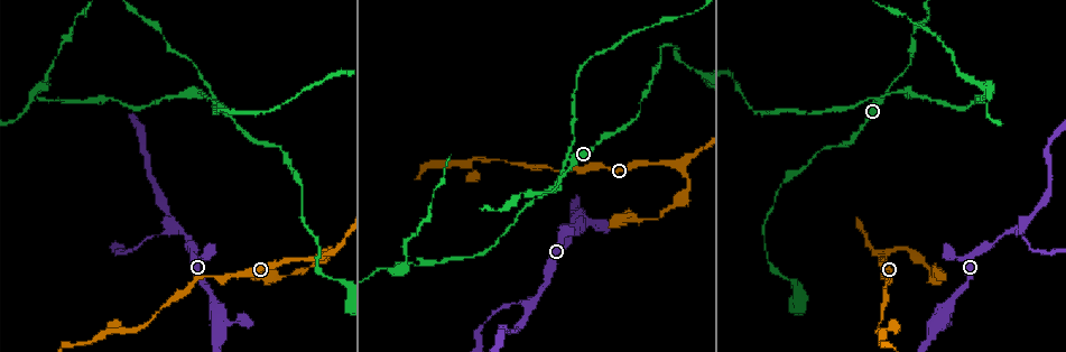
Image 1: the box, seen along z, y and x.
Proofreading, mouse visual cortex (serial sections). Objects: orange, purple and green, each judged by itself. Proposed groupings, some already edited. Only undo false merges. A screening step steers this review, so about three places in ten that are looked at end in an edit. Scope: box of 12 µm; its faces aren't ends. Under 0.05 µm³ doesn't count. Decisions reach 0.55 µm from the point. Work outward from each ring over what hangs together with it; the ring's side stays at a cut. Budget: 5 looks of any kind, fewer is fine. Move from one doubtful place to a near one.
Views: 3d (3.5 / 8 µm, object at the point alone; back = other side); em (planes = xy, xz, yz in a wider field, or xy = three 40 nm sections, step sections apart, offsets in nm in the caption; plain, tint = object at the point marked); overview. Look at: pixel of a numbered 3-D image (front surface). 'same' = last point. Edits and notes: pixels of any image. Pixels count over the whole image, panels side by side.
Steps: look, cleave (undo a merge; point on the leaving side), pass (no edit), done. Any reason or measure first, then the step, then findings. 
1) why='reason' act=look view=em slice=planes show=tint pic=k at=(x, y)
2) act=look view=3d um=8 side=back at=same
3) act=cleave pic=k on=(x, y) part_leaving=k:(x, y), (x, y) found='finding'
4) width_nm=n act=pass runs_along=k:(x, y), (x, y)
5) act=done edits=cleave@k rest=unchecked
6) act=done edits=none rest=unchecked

why='a fork' act=look view=3d um=3.5 pic=1 at=(1020, 226)

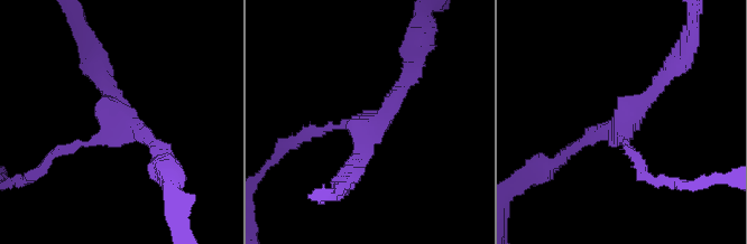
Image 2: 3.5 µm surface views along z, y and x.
arms=3 arm_widths_nm=100,200,200 why='need the tissue' act=look view=em slice=xy step=2 show=tint pic=2 at=(372, 124)

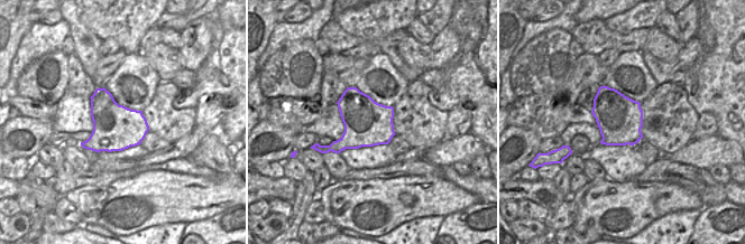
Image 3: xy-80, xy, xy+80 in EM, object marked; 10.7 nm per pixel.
width_nm=500 act=pass runs_along=2:(572, 149), (618, 129), (670, 71) found='one cell here'

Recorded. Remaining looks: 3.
why='abrupt turn' act=look view=3d um=3.5 pic=1 at=(561, 172)

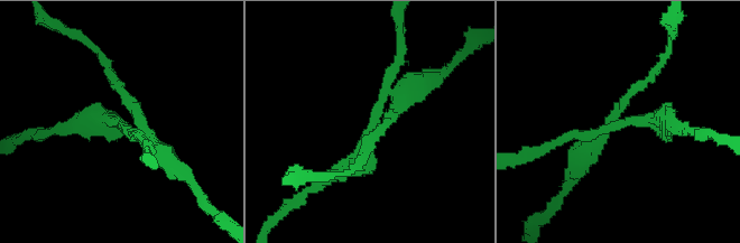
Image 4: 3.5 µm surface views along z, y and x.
act=cleave pic=4 on=(637, 122) part_leaving=4:(589, 139), (626, 122), (668, 119) found='a second cell is stuck on'

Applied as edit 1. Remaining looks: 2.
act=done edits=cleave@4 rest=unchecked

